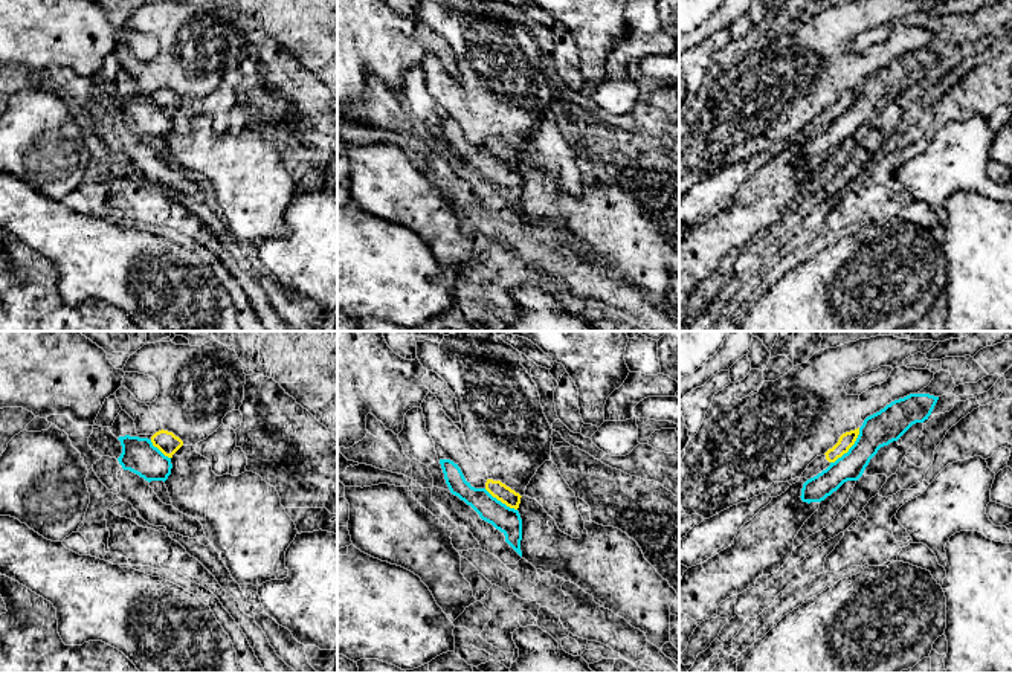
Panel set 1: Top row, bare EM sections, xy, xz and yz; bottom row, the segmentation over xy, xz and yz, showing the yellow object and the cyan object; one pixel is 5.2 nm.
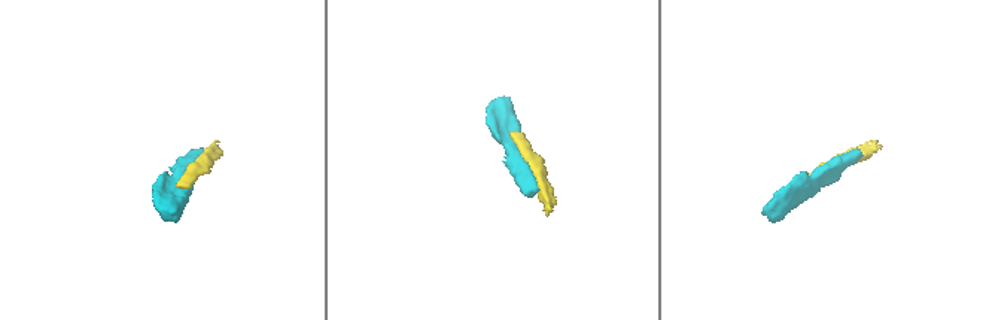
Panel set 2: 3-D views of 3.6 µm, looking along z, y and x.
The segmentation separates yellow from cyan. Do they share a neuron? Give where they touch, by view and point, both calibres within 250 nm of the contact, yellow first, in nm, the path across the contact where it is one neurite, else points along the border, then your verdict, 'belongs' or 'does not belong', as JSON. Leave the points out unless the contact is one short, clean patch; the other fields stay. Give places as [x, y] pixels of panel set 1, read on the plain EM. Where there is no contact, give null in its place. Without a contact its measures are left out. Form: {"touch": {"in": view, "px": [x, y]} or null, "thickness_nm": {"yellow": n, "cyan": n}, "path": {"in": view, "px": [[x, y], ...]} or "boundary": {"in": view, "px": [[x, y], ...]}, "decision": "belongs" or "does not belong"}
{"touch": {"in": "yz", "px": [850, 104]}, "thickness_nm": {"yellow": 80, "cyan": 180}, "decision": "does not belong"}

